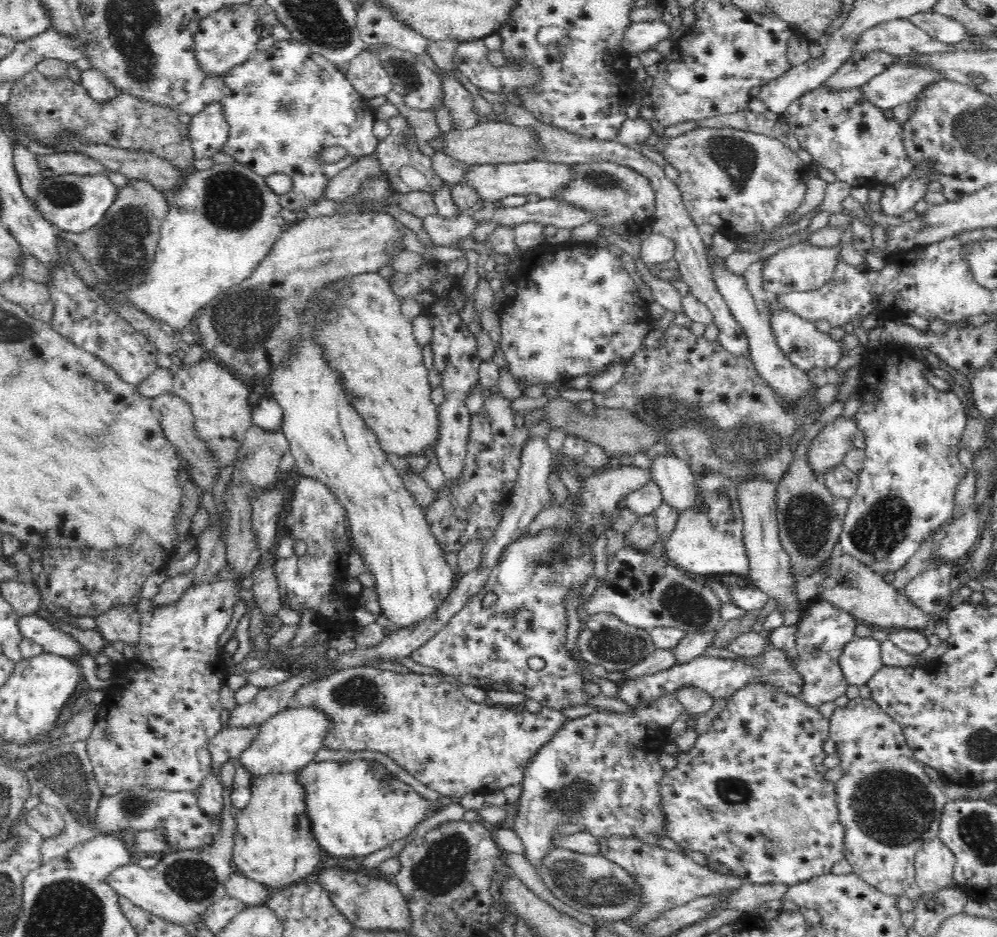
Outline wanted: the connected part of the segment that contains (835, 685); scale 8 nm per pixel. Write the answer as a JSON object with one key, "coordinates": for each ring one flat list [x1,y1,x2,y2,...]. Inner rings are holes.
{"coordinates":[[817,597,805,604,803,607,802,617,798,622,798,632,796,633,796,652,798,655,794,658,794,669,796,674,801,678,801,695,804,700,814,706,822,704,822,702,834,701,840,696,844,696,846,692,846,681,843,679,838,657,844,645,854,637,854,628,859,622,853,620,850,614,839,611,837,608,831,607,824,602,820,602]]}

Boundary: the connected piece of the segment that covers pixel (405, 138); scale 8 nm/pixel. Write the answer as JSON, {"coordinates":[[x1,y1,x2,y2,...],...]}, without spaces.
{"coordinates":[[394,114,394,116,388,118,387,124,391,132,384,139,384,142,380,141,380,144,377,144,378,150,375,150,375,153,380,157,383,179,387,182,387,186,389,186,395,194,410,192,412,184,410,184,410,182,404,182,404,180,402,180,402,174,400,174,400,170,402,170,404,166,410,166,410,168,418,170,418,172,424,176,424,178,422,178,424,182,420,182,418,188,431,194,436,187,441,185,442,180,434,172,431,165,431,158,424,156,419,151,418,142,416,141,416,136,410,126,410,122,408,122,402,114]]}

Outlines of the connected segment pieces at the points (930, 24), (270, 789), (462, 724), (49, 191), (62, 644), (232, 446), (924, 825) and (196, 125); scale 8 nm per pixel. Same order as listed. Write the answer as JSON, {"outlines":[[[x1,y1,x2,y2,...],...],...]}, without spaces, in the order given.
{"outlines":[[[922,12,910,20,916,26,923,28,933,40,938,40,942,44,954,46,969,38,969,34,958,21,942,16,942,14]],[[295,774,262,776,252,779,250,787,250,804,235,816,238,821,232,860,235,871,255,880,270,893,313,878,321,866,322,848,305,813,303,788,296,782]],[[372,665,355,666,347,668,346,670,340,670,340,672,335,672,322,680,317,680,303,686,295,694,294,708,311,708,325,716,328,727,326,734,324,734,321,740,322,748,332,750,332,752,338,752,338,750,342,750,342,752,358,752,358,750,382,752,382,754,386,754,390,760,394,760,404,772,408,772,408,774,414,776,420,784,424,784,426,788,430,788,430,790,434,790,434,792,439,792,441,796,450,796,456,799,459,799,469,792,478,791,488,794,492,792,492,790,504,790,504,788,508,788,508,786,522,786,526,768,528,768,528,764,530,764,534,756,538,754,538,750,552,741,558,735,558,732,561,732,566,724,572,720,570,716,566,716,562,711,548,707,542,707,537,714,528,711,528,709,518,713,514,712,511,706,495,706,489,701,483,703,473,702,468,699,462,691,442,681,441,677,436,675,413,672,401,674,392,670,386,670,386,668,376,668,376,666]],[[106,172,97,175,66,174,43,180,38,205,46,220,62,230,80,234,102,222,118,192,119,188,112,183]],[[34,614,20,617,20,631,24,638,41,644,46,653,52,653,68,658,81,654,80,643,70,635,54,628,46,619]],[[202,358,194,366,180,367,172,375,171,391,180,395,193,416,193,425,196,438,203,444,203,451,208,454,208,459,214,463,214,480,216,486,222,478,222,472,234,466,240,443,244,440,246,428,251,423,251,411,248,407,250,389,222,368,215,360]],[[856,697,850,699,846,706,837,706,829,718,829,738,835,742,836,752,840,755,842,762,840,766,844,768,844,776,836,782,838,785,838,795,840,795,840,812,842,822,846,825,846,859,852,865,853,872,856,873,866,884,873,886,886,896,892,898,900,898,906,895,906,890,915,883,915,856,918,849,924,841,936,838,939,836,939,826,941,824,941,814,943,806,948,802,948,799,939,789,930,777,924,772,924,763,916,759,914,751,907,743,907,739,901,724,890,713,882,710,882,707,873,699,864,699]],[[219,103,206,104,202,112,191,116,187,127,196,159,210,157,219,152,229,131]]]}

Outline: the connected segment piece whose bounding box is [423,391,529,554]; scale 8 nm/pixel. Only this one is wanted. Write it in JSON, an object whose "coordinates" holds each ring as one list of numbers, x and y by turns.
{"coordinates":[[497,391,487,397,478,414,471,416,466,456,458,476,446,477,442,488,433,491,434,500,423,508,425,520,445,554,458,554,474,535,490,538,503,520,529,440,522,418,517,418,509,406,510,402]]}

